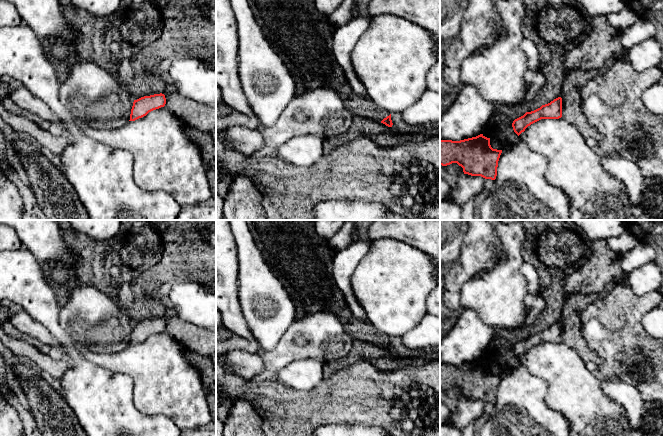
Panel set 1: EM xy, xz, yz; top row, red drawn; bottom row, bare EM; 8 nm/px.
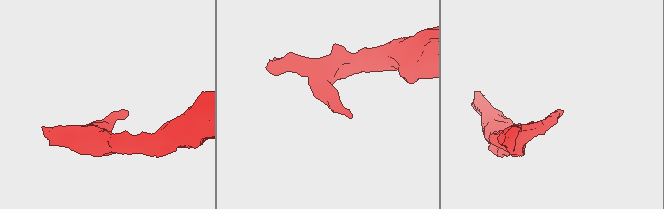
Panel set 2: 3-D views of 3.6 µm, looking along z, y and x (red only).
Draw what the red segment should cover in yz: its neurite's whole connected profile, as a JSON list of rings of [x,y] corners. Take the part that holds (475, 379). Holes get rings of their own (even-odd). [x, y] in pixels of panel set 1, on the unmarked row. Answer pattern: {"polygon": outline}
{"polygon": [[[483,358],[460,365],[440,364],[440,389],[447,390],[457,387],[463,392],[464,398],[481,400],[485,403],[496,403],[501,377],[502,374],[491,371],[490,362],[485,361]]]}

